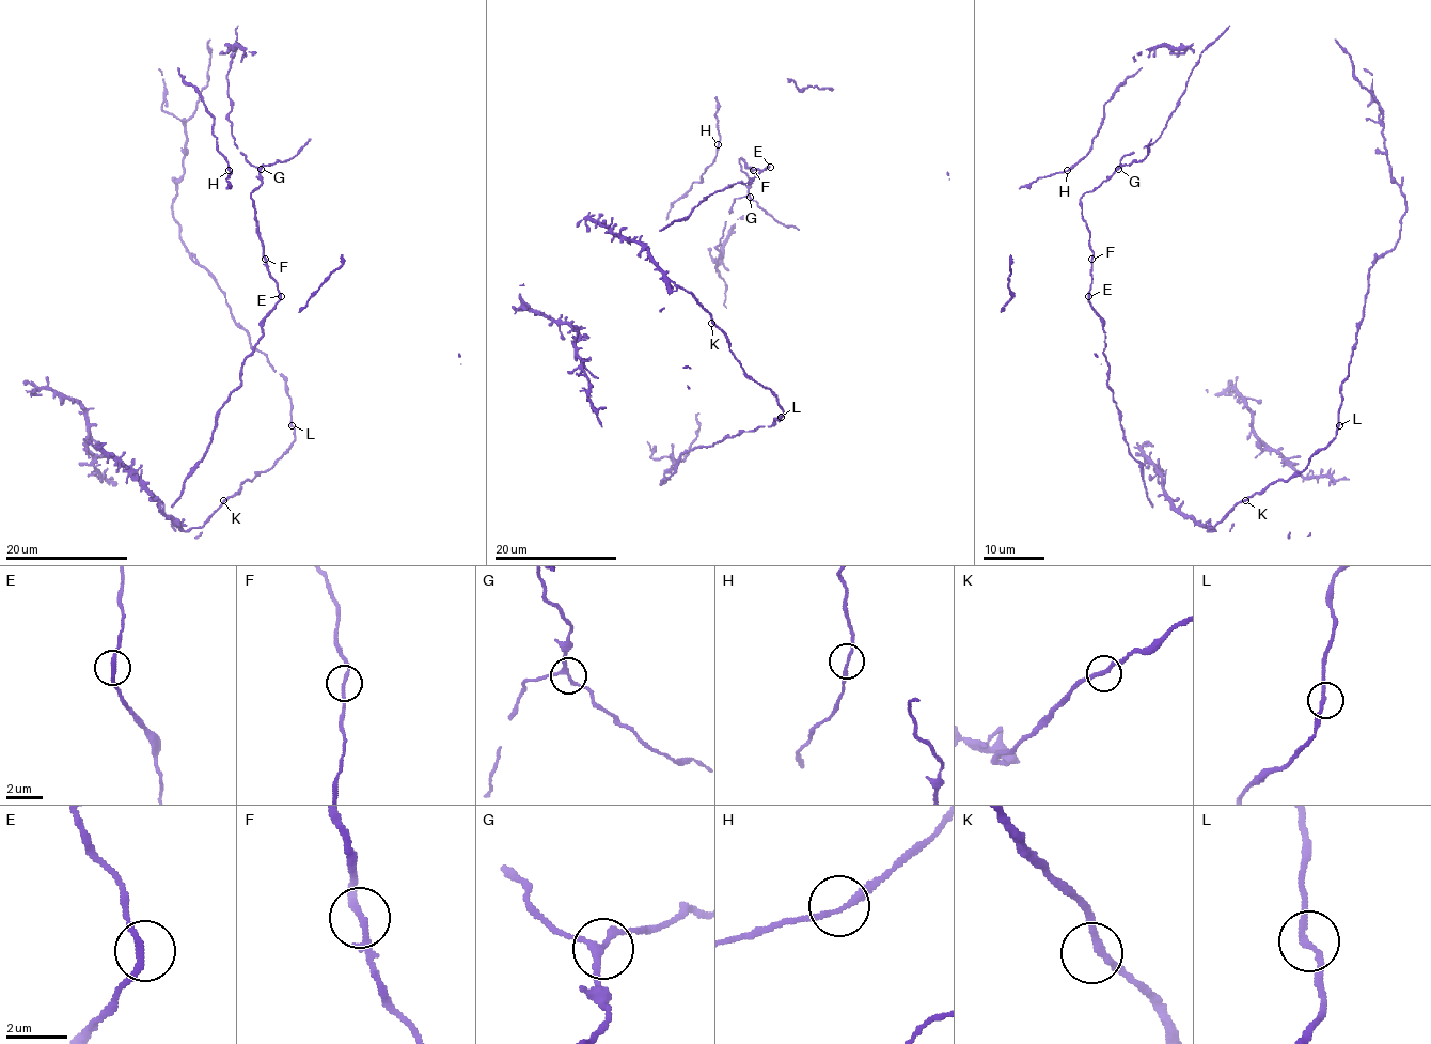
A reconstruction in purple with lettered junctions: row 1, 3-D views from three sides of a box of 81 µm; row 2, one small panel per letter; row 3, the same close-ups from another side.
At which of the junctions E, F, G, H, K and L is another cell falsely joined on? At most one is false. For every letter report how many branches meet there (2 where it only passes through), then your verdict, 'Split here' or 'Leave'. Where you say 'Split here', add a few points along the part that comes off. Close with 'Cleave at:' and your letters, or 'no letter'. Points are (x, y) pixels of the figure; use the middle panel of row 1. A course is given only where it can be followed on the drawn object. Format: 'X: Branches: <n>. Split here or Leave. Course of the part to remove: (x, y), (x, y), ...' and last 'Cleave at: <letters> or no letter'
E: Branches: 2. Leave
F: Branches: 2. Leave
G: Branches: 3. Split here. Course of the part to remove: (750, 197), (779, 221), (799, 230)
H: Branches: 2. Leave
K: Branches: 2. Leave
L: Branches: 2. Leave
Cleave at: G

